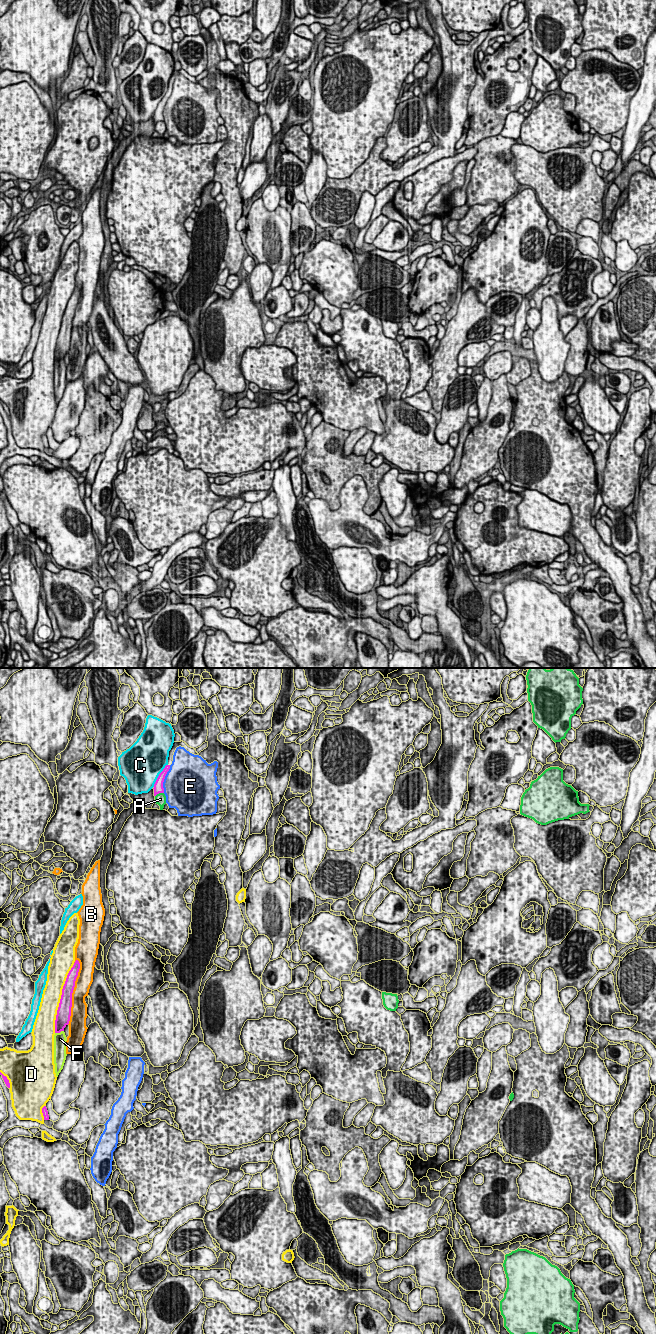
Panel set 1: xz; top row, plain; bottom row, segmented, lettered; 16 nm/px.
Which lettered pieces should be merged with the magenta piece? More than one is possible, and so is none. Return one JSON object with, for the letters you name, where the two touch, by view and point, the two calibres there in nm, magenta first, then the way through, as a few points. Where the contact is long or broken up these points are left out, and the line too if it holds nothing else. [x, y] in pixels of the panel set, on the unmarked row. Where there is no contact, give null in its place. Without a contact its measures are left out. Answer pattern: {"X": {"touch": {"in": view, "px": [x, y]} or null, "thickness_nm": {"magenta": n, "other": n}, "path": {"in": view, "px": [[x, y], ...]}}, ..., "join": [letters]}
{"join": []}

